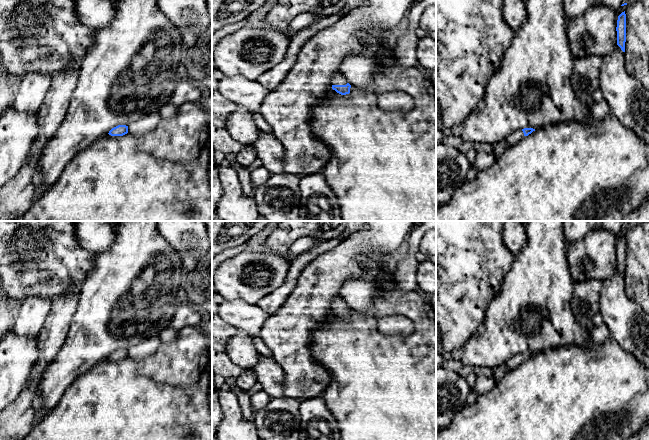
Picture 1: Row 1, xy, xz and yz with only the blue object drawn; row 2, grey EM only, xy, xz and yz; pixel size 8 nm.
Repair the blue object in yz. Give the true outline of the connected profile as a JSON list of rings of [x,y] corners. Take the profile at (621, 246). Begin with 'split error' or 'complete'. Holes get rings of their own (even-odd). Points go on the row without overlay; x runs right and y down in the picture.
complete; [[[625,235],[618,240],[617,244],[617,269],[625,276],[625,266],[626,266],[626,238]]]

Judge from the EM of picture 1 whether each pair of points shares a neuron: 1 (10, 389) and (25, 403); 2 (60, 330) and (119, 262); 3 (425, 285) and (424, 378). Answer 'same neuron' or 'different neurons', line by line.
1: different neurons
2: different neurons
3: different neurons

